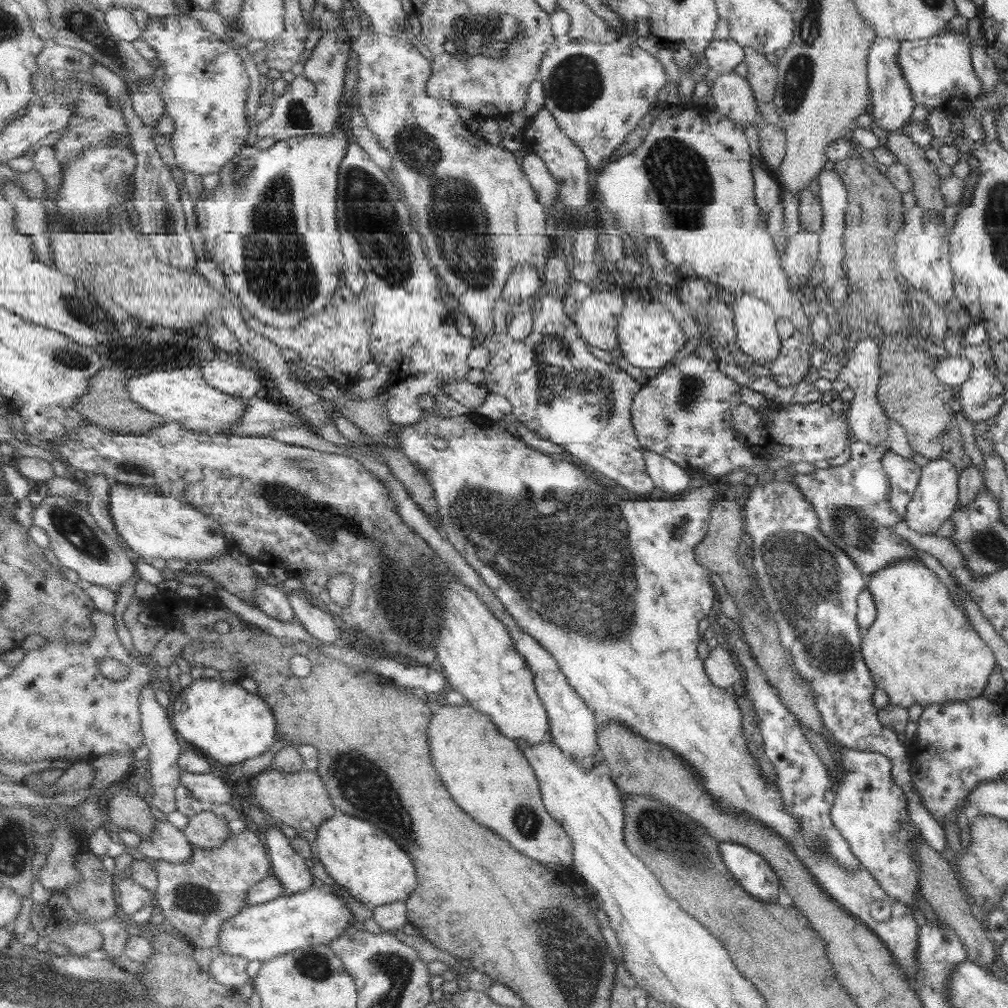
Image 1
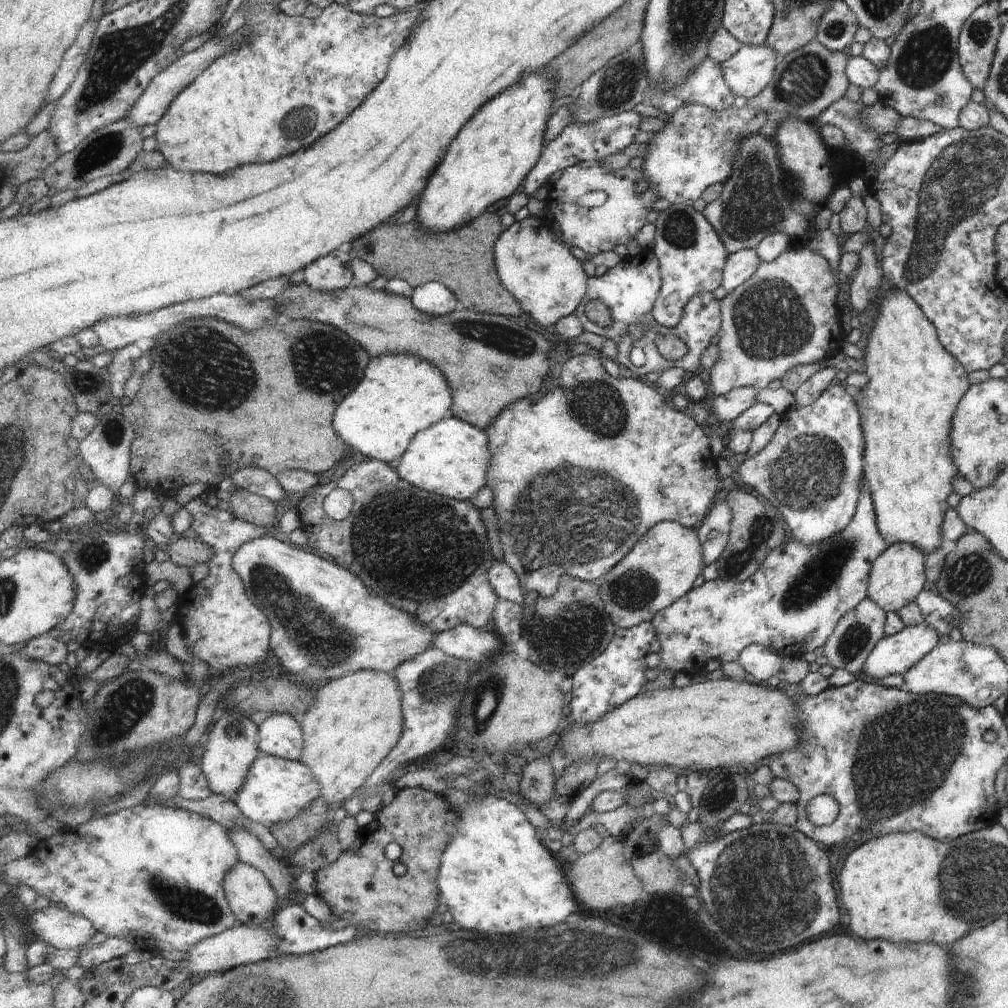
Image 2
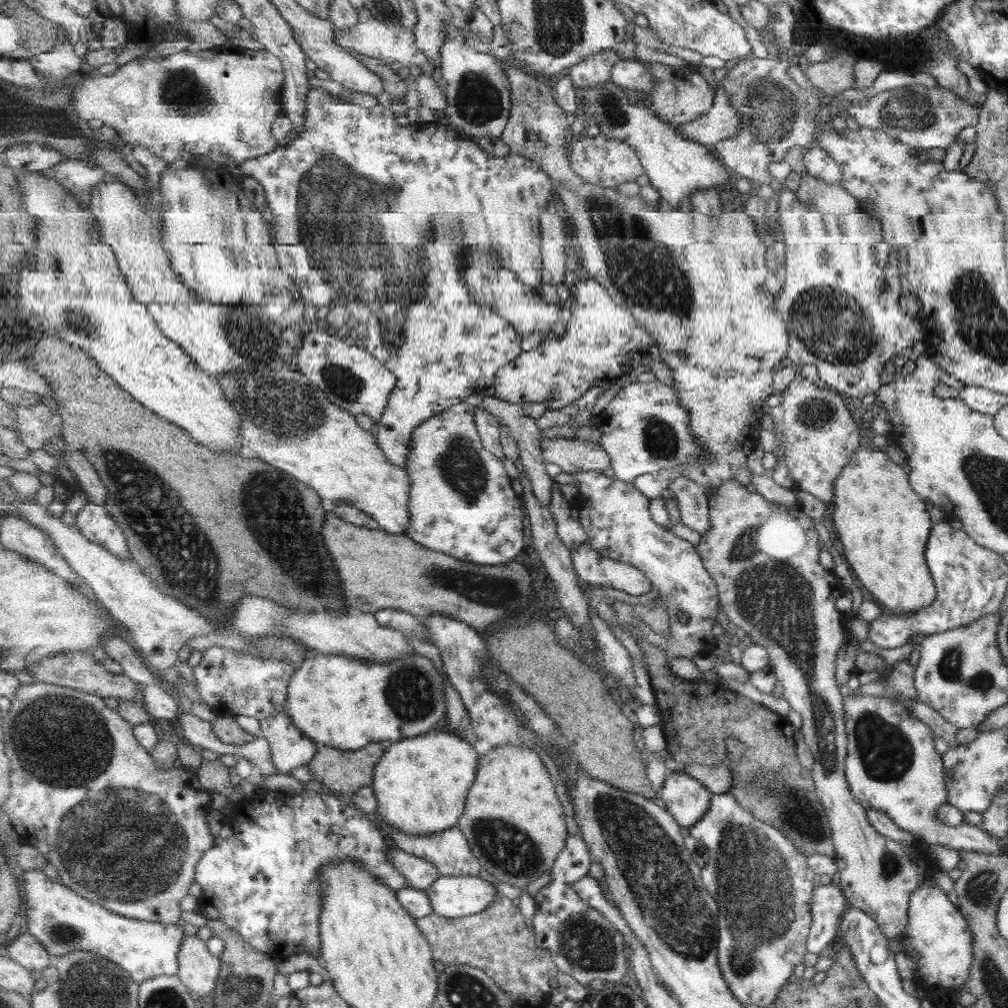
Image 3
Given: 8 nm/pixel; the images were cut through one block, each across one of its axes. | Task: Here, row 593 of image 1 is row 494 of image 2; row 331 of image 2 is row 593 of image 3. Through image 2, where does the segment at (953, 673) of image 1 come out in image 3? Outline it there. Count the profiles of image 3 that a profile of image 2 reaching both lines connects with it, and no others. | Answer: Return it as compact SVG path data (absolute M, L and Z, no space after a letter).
M870 443L866 446L860 444L835 477L831 490L833 490L831 522L843 544L849 568L859 580L857 585L867 590L873 596L874 602L887 612L899 608L905 613L913 613L931 604L936 595L923 559L926 539L932 528L930 517L923 500L909 490L907 474L901 467L893 464L884 452L872 447Z

